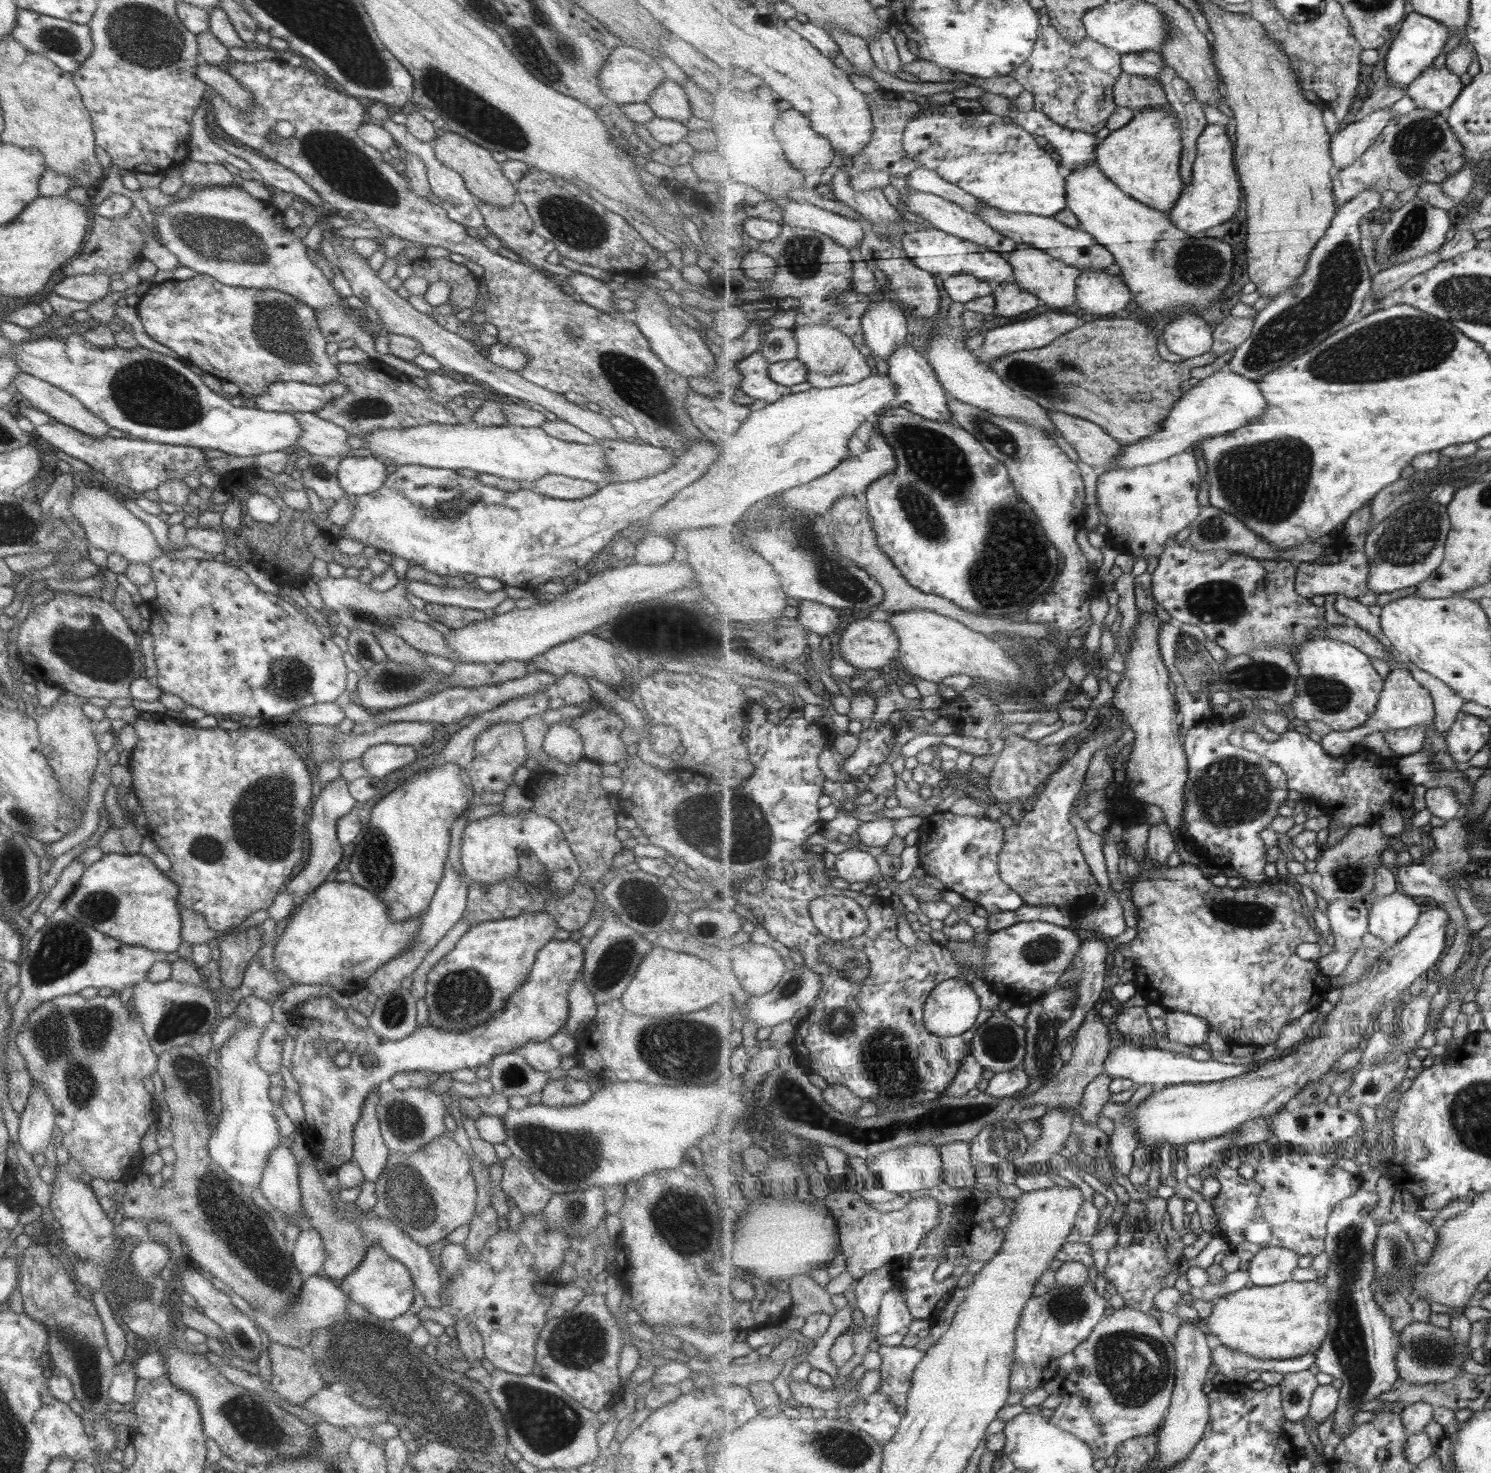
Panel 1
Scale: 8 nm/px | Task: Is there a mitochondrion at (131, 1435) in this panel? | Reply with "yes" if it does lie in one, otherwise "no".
no

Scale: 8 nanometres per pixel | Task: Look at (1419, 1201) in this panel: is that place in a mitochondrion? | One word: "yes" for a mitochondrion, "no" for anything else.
no

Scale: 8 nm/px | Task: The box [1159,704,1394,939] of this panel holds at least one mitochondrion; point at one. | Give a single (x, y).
(1233, 791)

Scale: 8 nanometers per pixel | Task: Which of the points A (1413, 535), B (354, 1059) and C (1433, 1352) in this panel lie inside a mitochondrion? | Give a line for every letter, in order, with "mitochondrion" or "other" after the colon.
A: mitochondrion
B: other
C: mitochondrion

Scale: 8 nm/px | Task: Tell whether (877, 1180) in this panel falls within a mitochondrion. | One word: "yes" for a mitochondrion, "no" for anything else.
no

